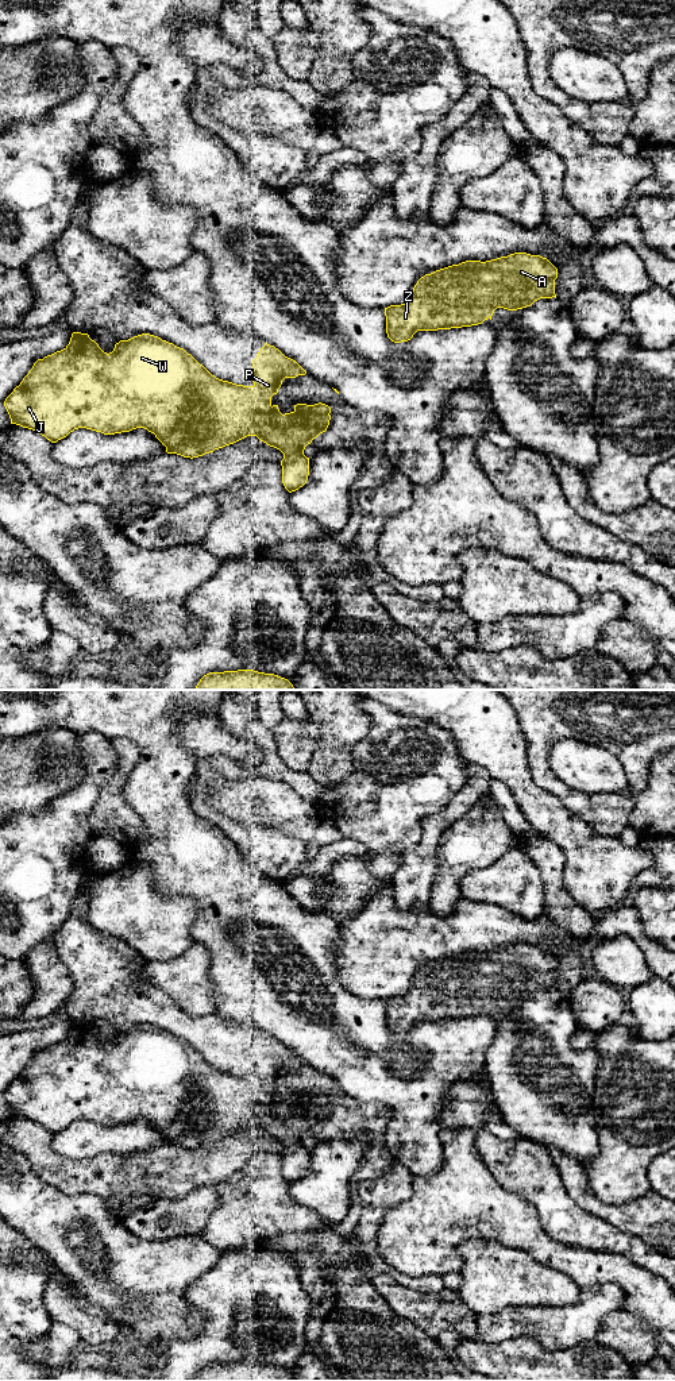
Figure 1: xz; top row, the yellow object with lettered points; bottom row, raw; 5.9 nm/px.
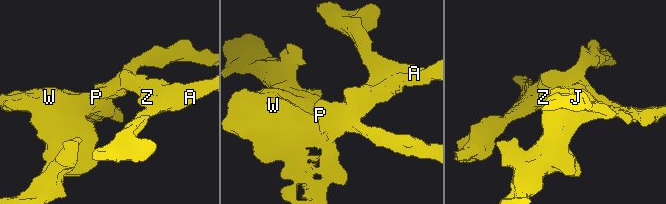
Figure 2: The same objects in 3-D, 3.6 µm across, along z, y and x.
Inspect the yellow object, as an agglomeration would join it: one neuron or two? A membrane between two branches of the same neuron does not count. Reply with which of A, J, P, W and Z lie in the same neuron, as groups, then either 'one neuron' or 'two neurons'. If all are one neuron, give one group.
groups A Z / J P W; two neurons

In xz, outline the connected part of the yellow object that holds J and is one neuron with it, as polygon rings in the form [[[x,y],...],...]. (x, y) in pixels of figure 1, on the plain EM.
[[[73,1023],[63,1041],[34,1054],[4,1098],[11,1115],[39,1123],[51,1134],[78,1119],[104,1126],[144,1119],[155,1126],[167,1145],[193,1150],[256,1127],[284,1145],[282,1174],[292,1184],[306,1174],[309,1149],[277,1118],[271,1088],[285,1069],[305,1065],[296,1052],[267,1034],[252,1052],[254,1076],[243,1077],[216,1069],[184,1039],[150,1025],[120,1031],[107,1045],[88,1025]]]

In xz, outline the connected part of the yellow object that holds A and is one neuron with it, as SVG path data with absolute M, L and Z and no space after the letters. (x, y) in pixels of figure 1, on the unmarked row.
M514 944L481 953L466 952L421 968L408 994L385 999L386 1025L394 1034L408 1033L417 1022L451 1021L482 1015L497 999L517 1002L540 990L556 990L558 960L540 946Z

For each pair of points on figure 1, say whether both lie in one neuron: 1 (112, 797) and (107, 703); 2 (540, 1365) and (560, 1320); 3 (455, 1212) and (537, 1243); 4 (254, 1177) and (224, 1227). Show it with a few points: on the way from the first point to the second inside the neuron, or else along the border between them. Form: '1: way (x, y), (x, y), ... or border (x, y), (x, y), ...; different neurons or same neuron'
1: border (110, 737), (127, 737), (139, 751); different neurons
2: border (519, 1337), (533, 1337), (547, 1350), (578, 1345); different neurons
3: way (475, 1212), (494, 1212), (517, 1225); same neuron
4: way (254, 1189), (254, 1198), (236, 1215); same neuron

